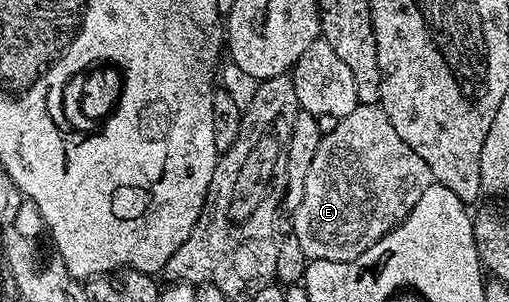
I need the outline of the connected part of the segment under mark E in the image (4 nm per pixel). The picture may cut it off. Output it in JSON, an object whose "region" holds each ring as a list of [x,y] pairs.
{"region":[[[360,104],[358,108],[353,110],[353,114],[345,114],[339,117],[337,126],[329,134],[323,135],[317,146],[317,154],[313,154],[313,163],[309,165],[309,174],[305,174],[303,193],[297,197],[296,204],[299,205],[296,206],[295,217],[291,220],[292,226],[295,227],[295,240],[299,243],[300,250],[307,255],[308,261],[345,262],[357,258],[361,254],[365,254],[365,250],[369,250],[369,246],[377,243],[383,235],[403,223],[403,220],[413,210],[413,206],[417,206],[417,202],[421,202],[421,194],[425,194],[425,190],[429,190],[432,182],[429,166],[425,166],[423,159],[413,150],[413,146],[409,146],[409,142],[405,142],[405,138],[401,138],[401,134],[397,134],[397,130],[393,130],[393,122],[389,122],[389,118],[383,113],[382,107],[374,104]]]}

